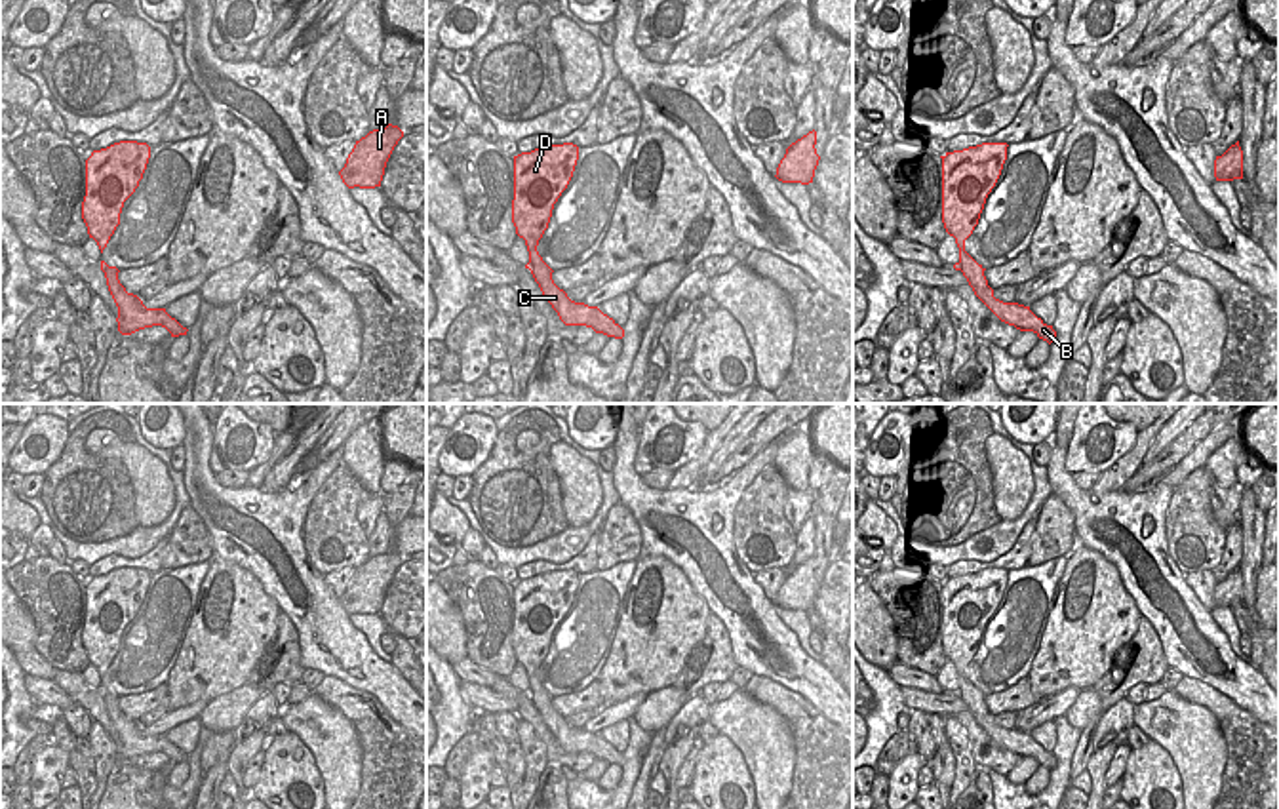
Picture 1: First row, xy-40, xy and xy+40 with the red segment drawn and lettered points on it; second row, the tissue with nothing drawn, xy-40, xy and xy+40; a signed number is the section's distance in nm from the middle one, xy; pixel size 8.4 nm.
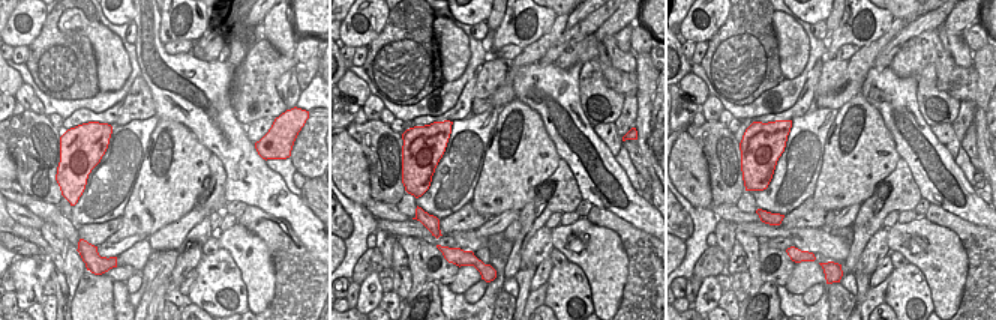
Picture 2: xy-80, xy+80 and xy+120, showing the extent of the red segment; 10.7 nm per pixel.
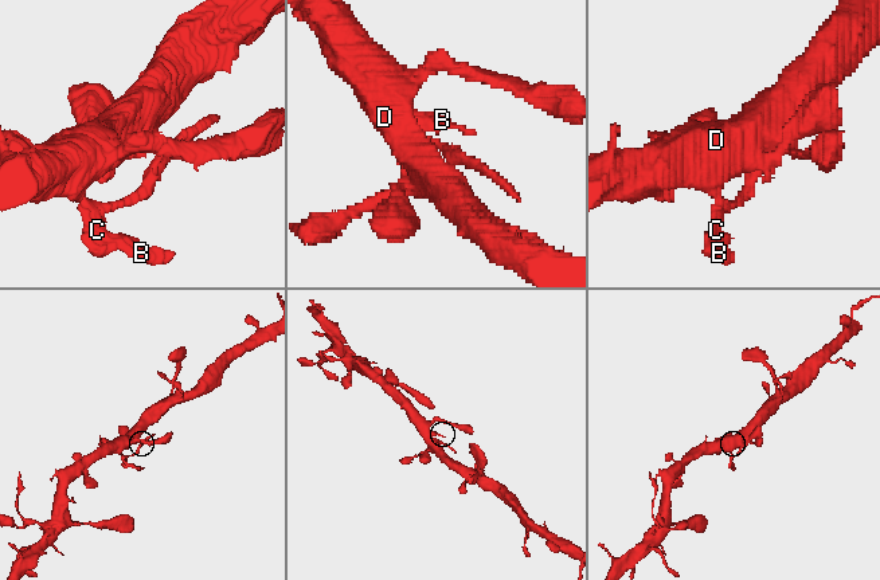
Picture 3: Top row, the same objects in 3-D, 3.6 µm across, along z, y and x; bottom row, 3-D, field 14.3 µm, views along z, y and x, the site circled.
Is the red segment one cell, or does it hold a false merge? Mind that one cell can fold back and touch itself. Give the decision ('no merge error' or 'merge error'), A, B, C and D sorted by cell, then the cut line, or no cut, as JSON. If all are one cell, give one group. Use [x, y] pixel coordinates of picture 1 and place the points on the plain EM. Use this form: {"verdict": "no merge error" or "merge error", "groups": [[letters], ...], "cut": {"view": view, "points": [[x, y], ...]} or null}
{"verdict": "merge error", "groups": [["A", "D"], ["B", "C"]], "cut": {"view": "xy", "points": [[535, 674], [530, 678]]}}

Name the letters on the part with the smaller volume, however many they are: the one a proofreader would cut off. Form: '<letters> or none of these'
B, C

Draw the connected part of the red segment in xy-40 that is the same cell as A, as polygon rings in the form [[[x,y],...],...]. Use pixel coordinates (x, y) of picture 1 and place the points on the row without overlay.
[[[388,550],[356,567],[344,594],[339,598],[343,609],[348,615],[381,613],[386,588],[402,563],[403,558],[398,552]]]

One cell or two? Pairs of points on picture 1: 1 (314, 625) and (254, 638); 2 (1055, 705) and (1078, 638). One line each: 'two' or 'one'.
1: two
2: two

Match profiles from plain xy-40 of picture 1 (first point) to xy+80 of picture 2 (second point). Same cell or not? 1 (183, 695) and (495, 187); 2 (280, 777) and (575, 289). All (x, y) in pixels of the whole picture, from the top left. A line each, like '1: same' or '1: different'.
1: same
2: same

